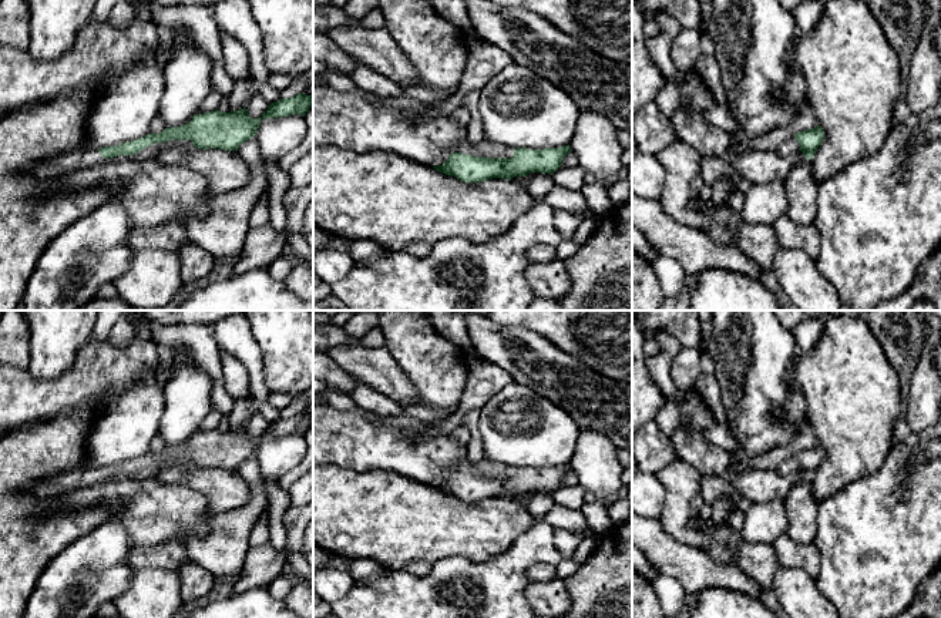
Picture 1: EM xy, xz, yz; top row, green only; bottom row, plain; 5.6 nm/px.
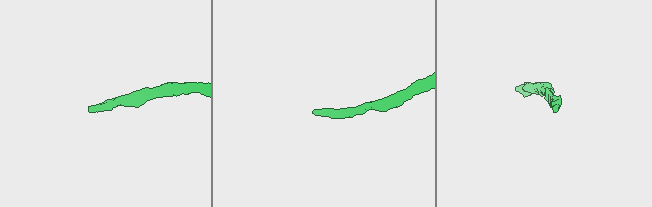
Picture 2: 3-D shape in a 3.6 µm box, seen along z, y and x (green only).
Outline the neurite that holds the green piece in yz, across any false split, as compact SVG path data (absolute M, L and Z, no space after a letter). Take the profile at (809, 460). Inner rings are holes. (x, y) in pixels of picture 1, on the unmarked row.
M816 444L811 449L797 451L794 456L783 460L776 468L780 474L790 474L796 470L801 470L807 478L811 478L824 459L824 450Z

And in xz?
M467 457L443 484L433 487L467 503L493 497L511 498L531 491L554 493L571 470L569 463L558 467L528 468L505 466L487 457L475 463Z

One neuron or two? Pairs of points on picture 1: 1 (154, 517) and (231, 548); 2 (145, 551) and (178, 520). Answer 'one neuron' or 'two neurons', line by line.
1: two neurons
2: two neurons

